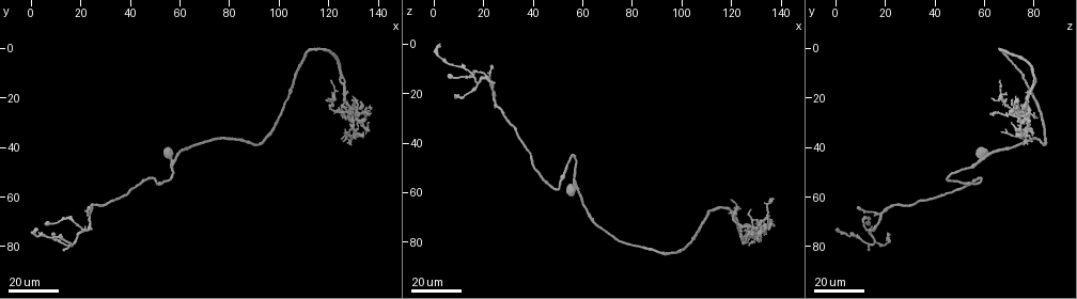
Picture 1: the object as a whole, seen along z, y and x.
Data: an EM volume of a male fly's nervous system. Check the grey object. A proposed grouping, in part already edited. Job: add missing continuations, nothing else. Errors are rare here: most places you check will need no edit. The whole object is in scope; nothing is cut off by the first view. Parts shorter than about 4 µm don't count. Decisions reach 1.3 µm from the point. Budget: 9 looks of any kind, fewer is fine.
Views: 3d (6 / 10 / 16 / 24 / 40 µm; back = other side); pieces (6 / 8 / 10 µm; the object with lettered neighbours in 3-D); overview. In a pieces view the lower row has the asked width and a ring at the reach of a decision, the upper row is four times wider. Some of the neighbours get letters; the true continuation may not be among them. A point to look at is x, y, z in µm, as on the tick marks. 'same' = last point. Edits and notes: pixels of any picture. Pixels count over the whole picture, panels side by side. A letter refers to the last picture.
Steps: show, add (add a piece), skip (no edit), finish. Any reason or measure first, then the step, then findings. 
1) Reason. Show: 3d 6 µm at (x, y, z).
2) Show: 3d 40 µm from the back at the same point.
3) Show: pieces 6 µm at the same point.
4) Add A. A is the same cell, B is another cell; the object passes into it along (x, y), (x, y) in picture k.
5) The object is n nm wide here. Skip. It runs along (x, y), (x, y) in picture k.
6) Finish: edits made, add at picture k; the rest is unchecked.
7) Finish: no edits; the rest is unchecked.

Free end. Show: 3d 16 µm at (133, 22, 77).

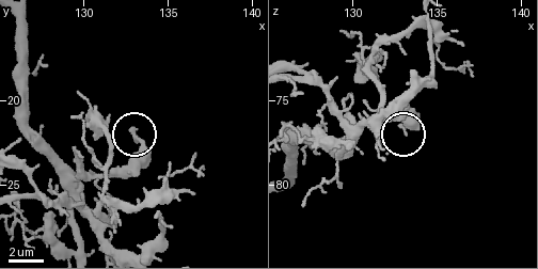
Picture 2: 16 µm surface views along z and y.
What lies round it. Show: pieces 8 µm at (132.9, 21.6, 76.4).

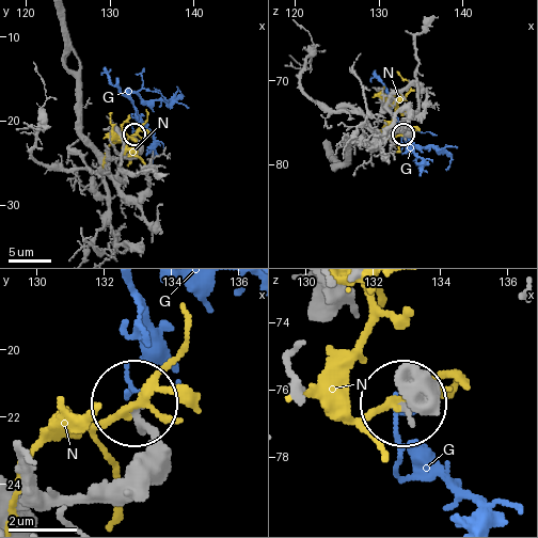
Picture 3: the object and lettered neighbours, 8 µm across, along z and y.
Skip. G and N are other cells; none of them fits.

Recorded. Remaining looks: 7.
An open end. Show: 3d 24 µm at (136, 26, 62).

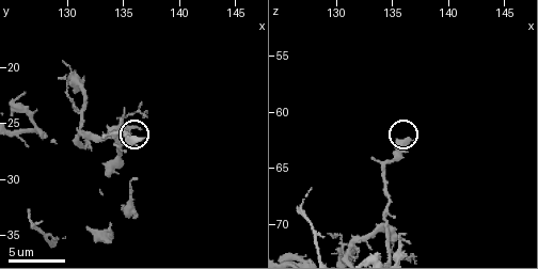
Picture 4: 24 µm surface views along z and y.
Closer look. Show: 3d 10 µm at (136.8, 26.4, 62.6).

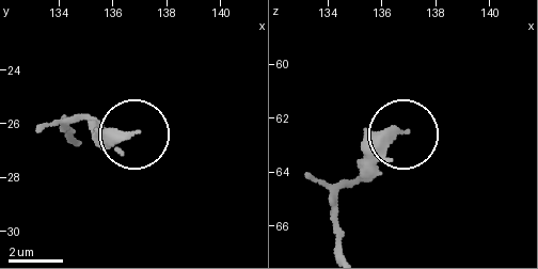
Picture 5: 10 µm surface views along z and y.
Show: pieces 6 µm at (136.7, 26.4, 62.5).

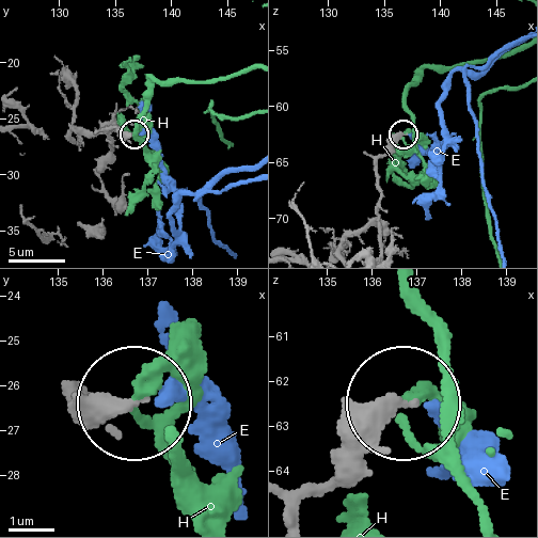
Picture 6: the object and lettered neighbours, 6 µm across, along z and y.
Skip. E and H are other cells; it runs along (77, 386), (130, 401) in picture 6; no lettered piece goes on from it.

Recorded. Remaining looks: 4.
An open end. Show: 3d 24 µm at (2, 74, 0).

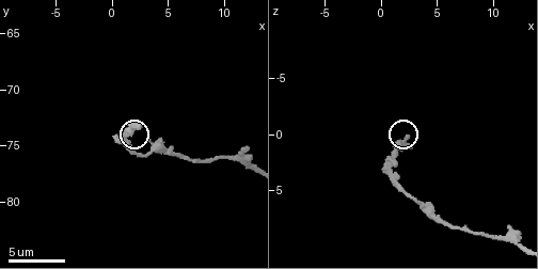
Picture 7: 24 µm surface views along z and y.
What lies round it. Show: pieces 6 µm at (2.4, 73.2, 0.2).

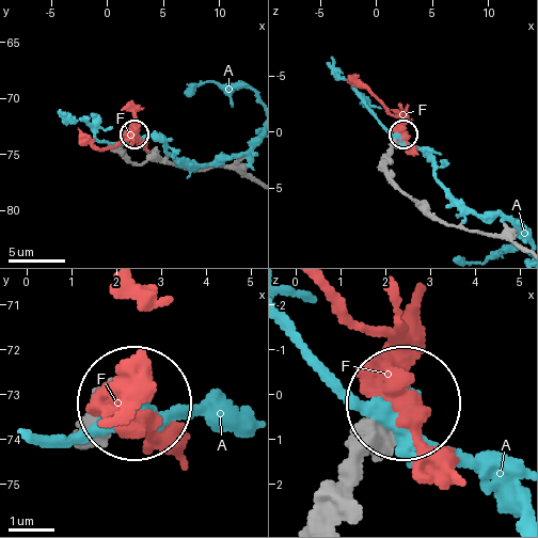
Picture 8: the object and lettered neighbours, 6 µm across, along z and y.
Skip. A and F are other cells; it runs along (342, 515), (357, 445), (395, 404) in picture 8; none of them fits.

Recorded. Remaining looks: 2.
Free end. Show: 3d 16 µm at (23, 65, 9).

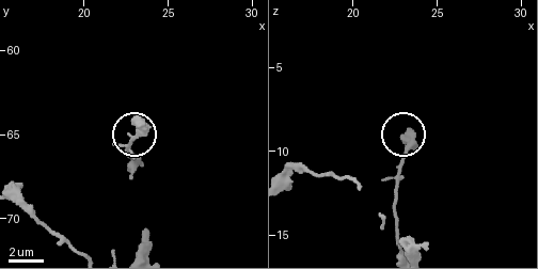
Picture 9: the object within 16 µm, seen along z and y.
See the neighbours. Show: pieces 10 µm at (23.4, 64.4, 8.8).

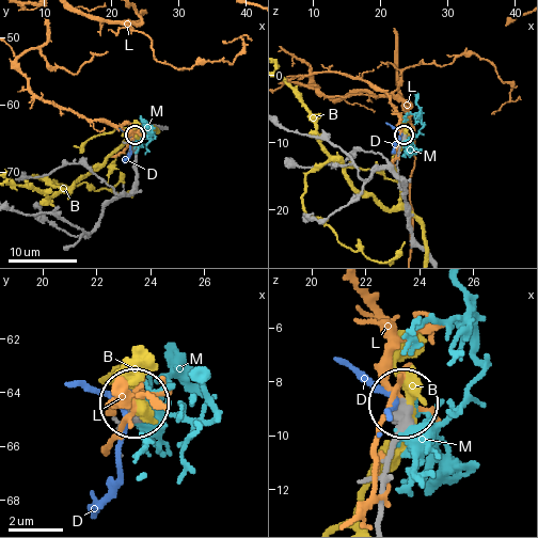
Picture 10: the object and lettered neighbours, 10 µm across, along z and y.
Skip. B, D, L and M are other cells; it runs along (380, 515), (380, 479), (400, 406) in picture 10; no lettered piece goes on from it.

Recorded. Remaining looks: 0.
Finish: no edits; the rest is unchecked.

